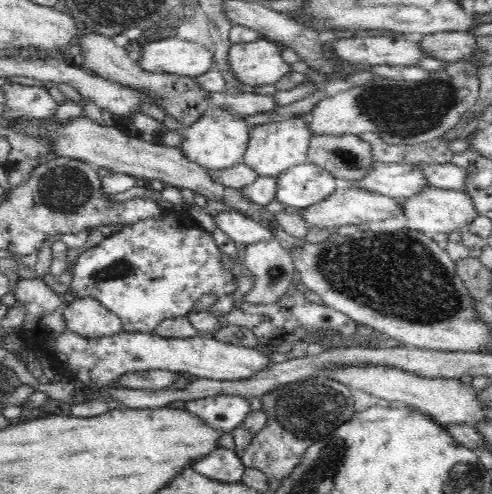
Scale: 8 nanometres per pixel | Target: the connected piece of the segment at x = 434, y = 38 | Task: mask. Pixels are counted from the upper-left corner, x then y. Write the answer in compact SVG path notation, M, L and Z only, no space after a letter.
M438 32L424 34L420 42L424 57L433 56L447 63L472 58L476 52L476 36L470 32Z

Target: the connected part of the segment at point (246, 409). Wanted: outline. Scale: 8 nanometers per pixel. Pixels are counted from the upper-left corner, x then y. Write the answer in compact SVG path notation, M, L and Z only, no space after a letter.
M232 394L184 401L183 409L201 418L208 426L229 432L238 427L244 417L252 412L248 398Z

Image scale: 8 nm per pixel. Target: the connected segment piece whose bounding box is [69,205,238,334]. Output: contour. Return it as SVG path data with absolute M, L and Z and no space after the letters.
M165 205L165 216L160 220L142 220L124 226L121 232L106 237L100 244L86 250L78 257L73 269L73 280L69 291L72 296L92 297L110 312L120 317L123 330L152 334L165 318L187 316L204 294L213 292L216 296L234 293L238 279L232 270L225 270L221 263L221 252L213 236L195 226L187 210L175 212Z

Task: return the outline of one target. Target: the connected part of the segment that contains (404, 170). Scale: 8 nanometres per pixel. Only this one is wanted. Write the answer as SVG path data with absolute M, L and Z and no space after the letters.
M374 162L374 170L360 180L352 180L351 186L396 199L401 205L426 188L424 173L408 163Z

